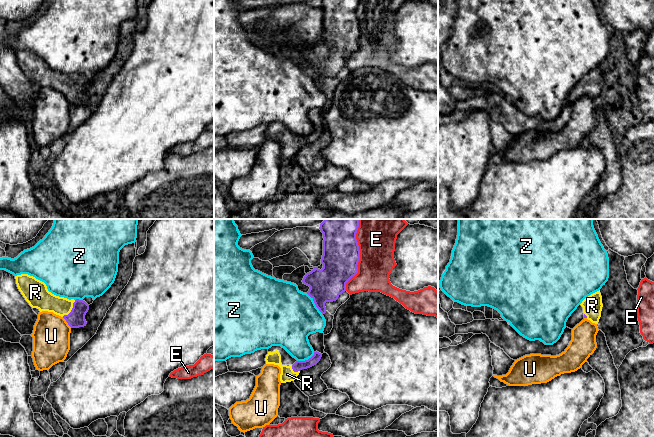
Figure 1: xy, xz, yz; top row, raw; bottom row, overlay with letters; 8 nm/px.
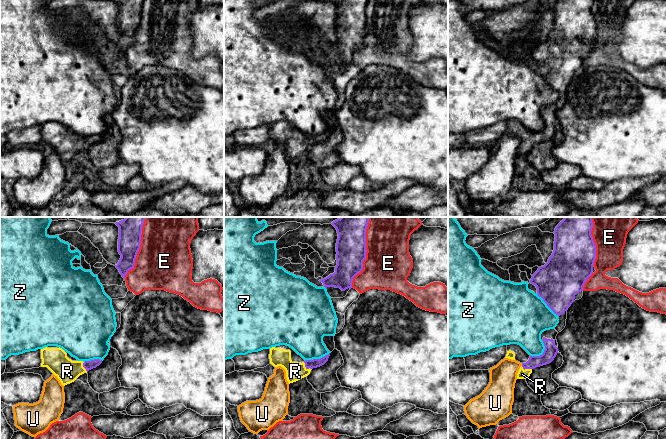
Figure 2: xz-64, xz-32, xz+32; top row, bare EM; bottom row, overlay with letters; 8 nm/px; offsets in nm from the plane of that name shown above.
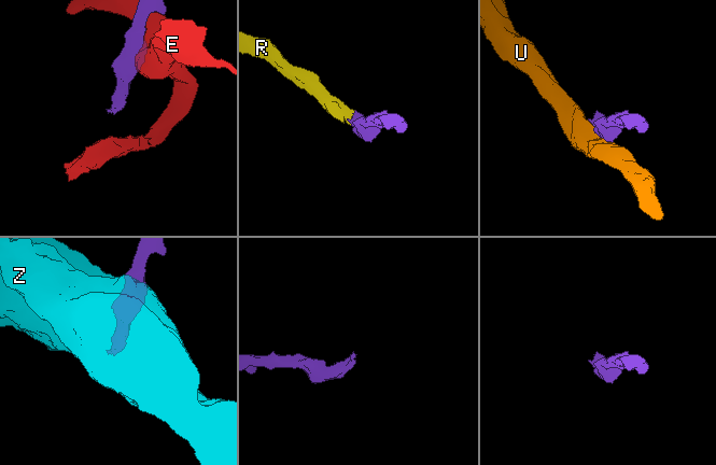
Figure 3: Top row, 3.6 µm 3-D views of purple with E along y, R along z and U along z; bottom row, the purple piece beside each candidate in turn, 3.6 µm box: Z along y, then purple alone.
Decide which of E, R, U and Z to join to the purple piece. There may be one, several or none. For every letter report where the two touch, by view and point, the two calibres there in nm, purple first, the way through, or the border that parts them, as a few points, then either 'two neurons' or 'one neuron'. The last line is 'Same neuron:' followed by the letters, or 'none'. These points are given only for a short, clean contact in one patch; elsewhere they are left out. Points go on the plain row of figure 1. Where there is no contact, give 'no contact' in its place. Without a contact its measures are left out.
E: meets purple in xz at (359, 33); 300 nm thick on the purple side, 300 nm on the other; two neurons
R: meets purple in xy at (71, 86); 140 nm thick on the purple side, 170 nm on the other; runs through xy (76, 94), (71, 86), (42, 75); one neuron
U: meets purple in xy at (66, 97); 140 nm thick on the purple side, 300 nm on the other; two neurons
Z: meets purple in xz at (314, 78); 260 nm thick on the purple side, 460 nm on the other; two neurons
Same neuron: R

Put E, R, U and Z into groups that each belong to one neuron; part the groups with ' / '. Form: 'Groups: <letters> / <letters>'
Groups: E / R / U / Z

